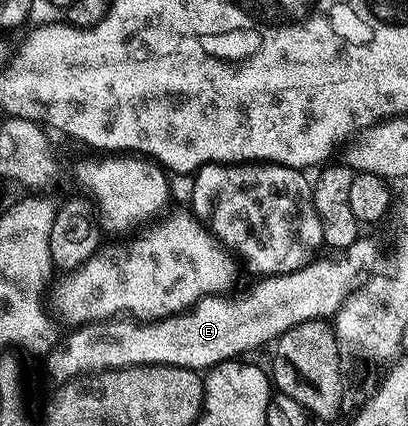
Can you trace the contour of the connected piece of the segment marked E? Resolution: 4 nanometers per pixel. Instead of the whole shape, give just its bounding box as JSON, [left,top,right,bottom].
[45,237,373,384]

